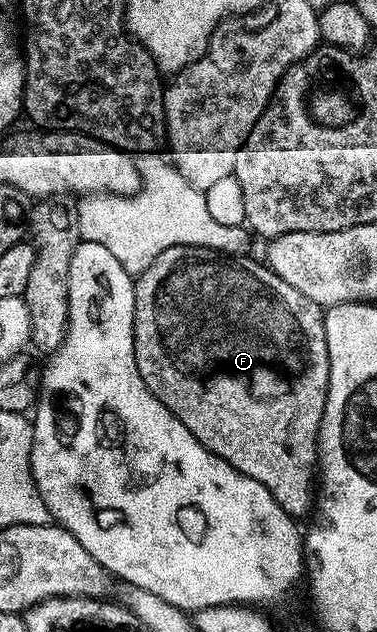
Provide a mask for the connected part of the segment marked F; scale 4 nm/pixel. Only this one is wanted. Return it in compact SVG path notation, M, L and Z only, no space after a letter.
M175 245L171 249L163 249L143 273L136 276L133 285L133 348L135 349L135 365L151 393L191 429L191 433L211 453L223 457L239 473L259 481L259 485L267 485L271 497L279 501L279 505L287 514L294 517L308 516L315 507L315 476L319 471L317 458L317 442L321 433L323 409L327 405L327 389L329 388L329 354L327 353L327 337L325 336L325 317L323 308L311 297L303 297L299 289L287 285L283 277L279 277L264 262L256 263L245 255L223 255L210 247L188 247Z

